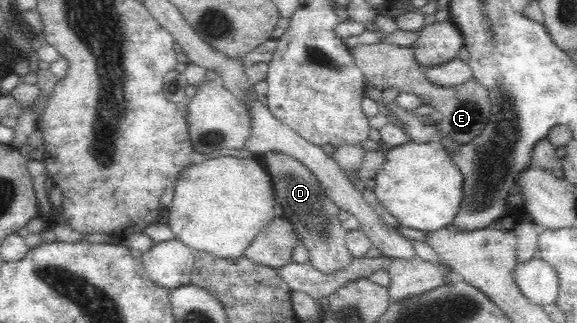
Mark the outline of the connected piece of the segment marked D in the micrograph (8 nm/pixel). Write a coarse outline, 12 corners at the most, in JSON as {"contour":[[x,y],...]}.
{"contour":[[269,150],[275,201],[333,275],[353,261],[340,207],[309,168]]}

